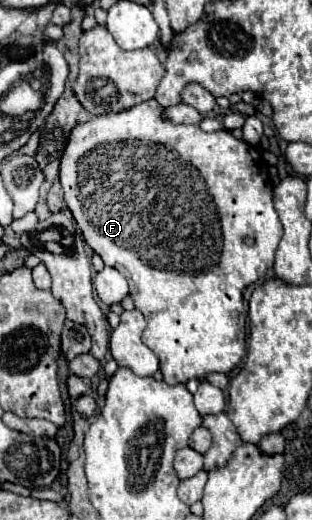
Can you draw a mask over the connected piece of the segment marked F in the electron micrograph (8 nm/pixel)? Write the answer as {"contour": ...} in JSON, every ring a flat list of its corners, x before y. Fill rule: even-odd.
{"contour":[[143,101,129,109,123,109,119,113,105,113,97,115,91,121,77,125,71,131,69,143,61,157,61,171,59,181,65,191,65,203,71,209,85,243,105,261,105,265,115,267,127,281,129,281,129,297,133,299,135,307,145,315,147,327,143,331,143,343,157,355,159,369,163,373,163,381,167,385,187,383,189,379,203,379,207,373,229,373,233,371,243,355,245,355,245,319,247,309,243,303,243,289,255,281,259,281,271,267,275,259,275,249,279,245,279,239,283,235,283,227,279,223,279,217,273,209,273,187,267,173,267,163,263,161,261,153,251,147,249,143,235,139,229,131,215,131,205,133,199,125,181,125,173,123,163,115,163,107,155,101],[87,159,85,167,89,173,81,173,81,161],[245,237,253,237,253,245,245,245]]}

